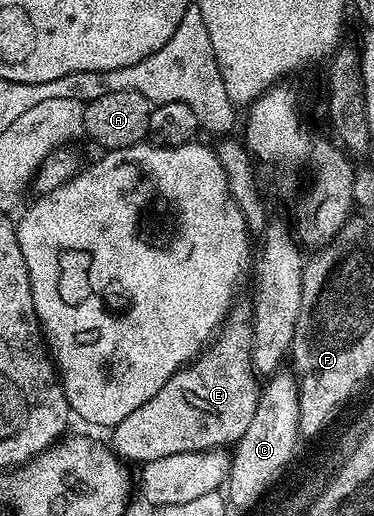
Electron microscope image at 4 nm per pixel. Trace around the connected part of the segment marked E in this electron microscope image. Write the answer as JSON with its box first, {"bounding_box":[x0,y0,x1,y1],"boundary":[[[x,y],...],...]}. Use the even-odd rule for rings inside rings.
{"bounding_box":[110,308,262,462],"boundary":[[[233,308],[230,320],[199,357],[179,369],[138,411],[130,411],[112,430],[110,448],[125,462],[153,461],[179,453],[235,446],[246,435],[262,392],[252,368],[252,323],[247,308]]]}

